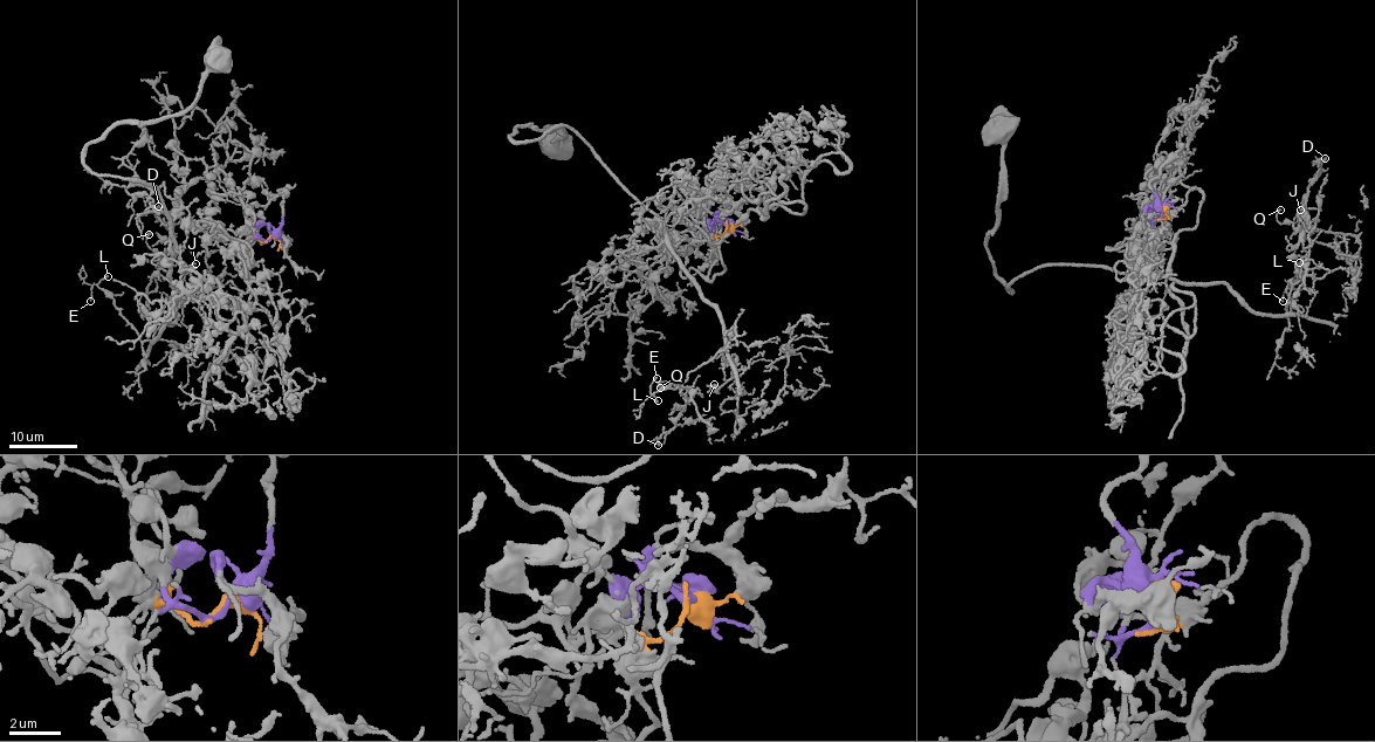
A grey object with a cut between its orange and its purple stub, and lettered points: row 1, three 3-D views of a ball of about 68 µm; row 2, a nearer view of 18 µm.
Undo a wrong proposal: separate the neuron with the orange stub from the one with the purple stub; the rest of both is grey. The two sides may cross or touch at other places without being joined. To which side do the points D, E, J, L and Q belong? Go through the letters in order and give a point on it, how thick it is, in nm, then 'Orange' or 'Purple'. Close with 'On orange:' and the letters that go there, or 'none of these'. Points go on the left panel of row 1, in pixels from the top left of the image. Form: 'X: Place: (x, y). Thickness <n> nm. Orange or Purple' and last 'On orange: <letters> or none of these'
D: Place: (158, 206). Thickness 190 nm. Orange
E: Place: (90, 301). Thickness 110 nm. Orange
J: Place: (196, 263). Thickness 140 nm. Orange
L: Place: (108, 276). Thickness 150 nm. Orange
Q: Place: (149, 234). Thickness 180 nm. Orange
On orange: D, E, J, L, Q

